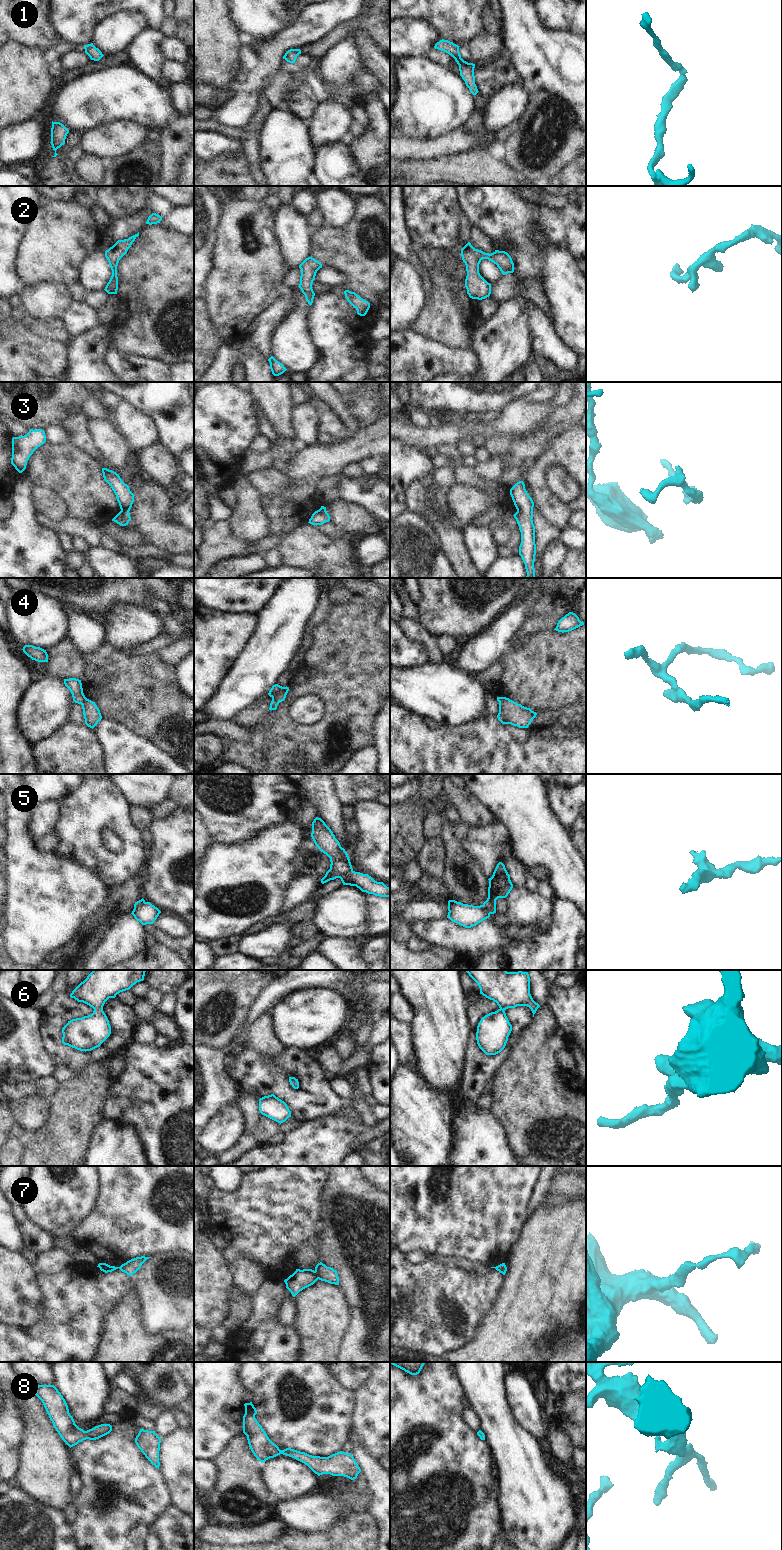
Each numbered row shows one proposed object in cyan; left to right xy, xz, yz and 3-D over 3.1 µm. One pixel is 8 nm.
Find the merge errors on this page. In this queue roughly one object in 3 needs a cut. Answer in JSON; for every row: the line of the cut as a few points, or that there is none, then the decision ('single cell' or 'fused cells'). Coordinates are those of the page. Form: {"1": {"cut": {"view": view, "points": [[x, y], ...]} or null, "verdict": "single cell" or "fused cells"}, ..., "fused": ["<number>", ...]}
{"1": {"cut": null, "verdict": "single cell"}, "2": {"cut": null, "verdict": "single cell"}, "3": {"cut": null, "verdict": "single cell"}, "4": {"cut": {"view": "xz", "points": [[283, 687], [272, 697]]}, "verdict": "fused cells"}, "5": {"cut": null, "verdict": "single cell"}, "6": {"cut": null, "verdict": "single cell"}, "7": {"cut": {"view": "xz", "points": [[314, 1271], [318, 1278]]}, "verdict": "fused cells"}, "8": {"cut": null, "verdict": "single cell"}, "fused": ["4", "7"]}

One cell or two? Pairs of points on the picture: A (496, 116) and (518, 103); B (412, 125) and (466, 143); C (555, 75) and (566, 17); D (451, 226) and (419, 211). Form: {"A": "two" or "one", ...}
{"A": "one", "B": "two", "C": "two", "D": "one"}

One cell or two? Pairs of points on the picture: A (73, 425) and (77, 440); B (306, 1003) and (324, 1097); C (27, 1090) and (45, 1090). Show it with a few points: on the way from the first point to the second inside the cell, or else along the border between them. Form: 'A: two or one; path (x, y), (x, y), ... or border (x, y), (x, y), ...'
A: one; path (77, 429), (77, 436)
B: two; border (287, 1047), (297, 1047), (310, 1052)
C: one; path (31, 1090), (41, 1090)

